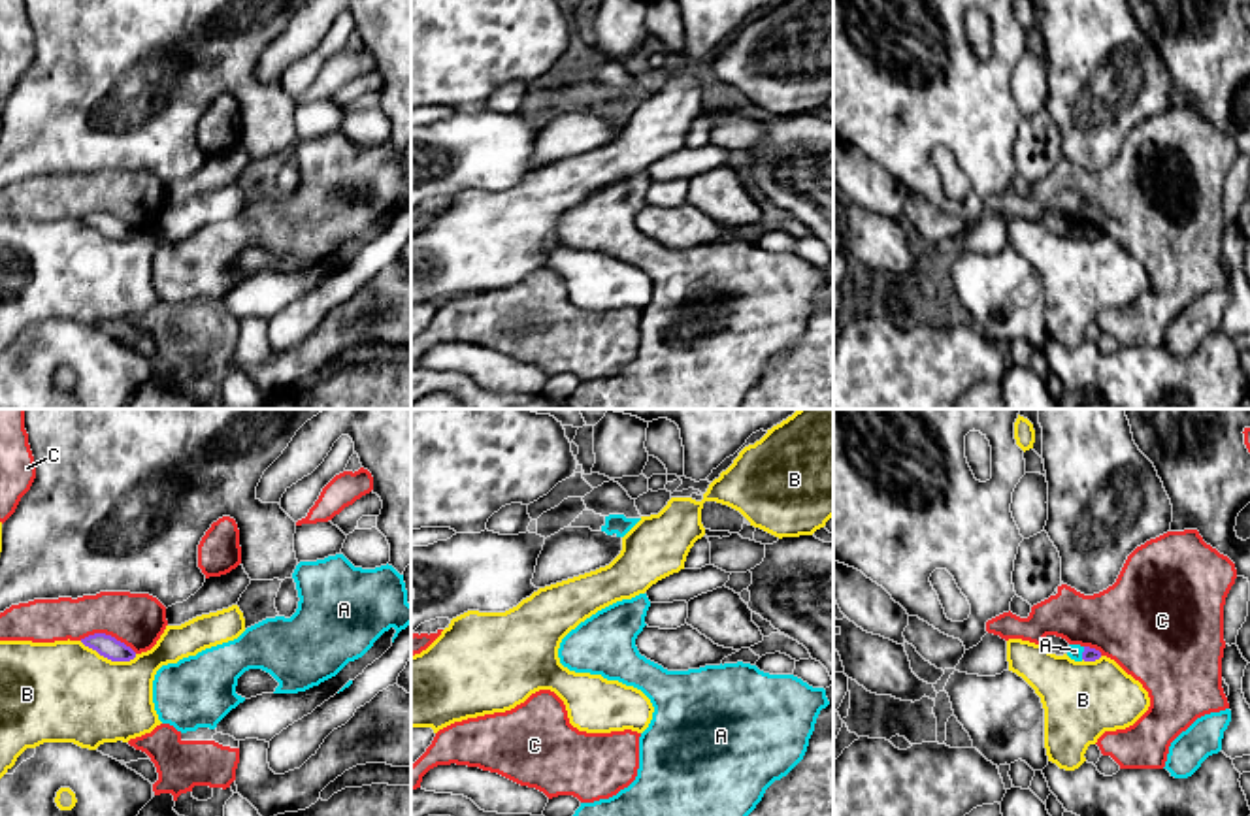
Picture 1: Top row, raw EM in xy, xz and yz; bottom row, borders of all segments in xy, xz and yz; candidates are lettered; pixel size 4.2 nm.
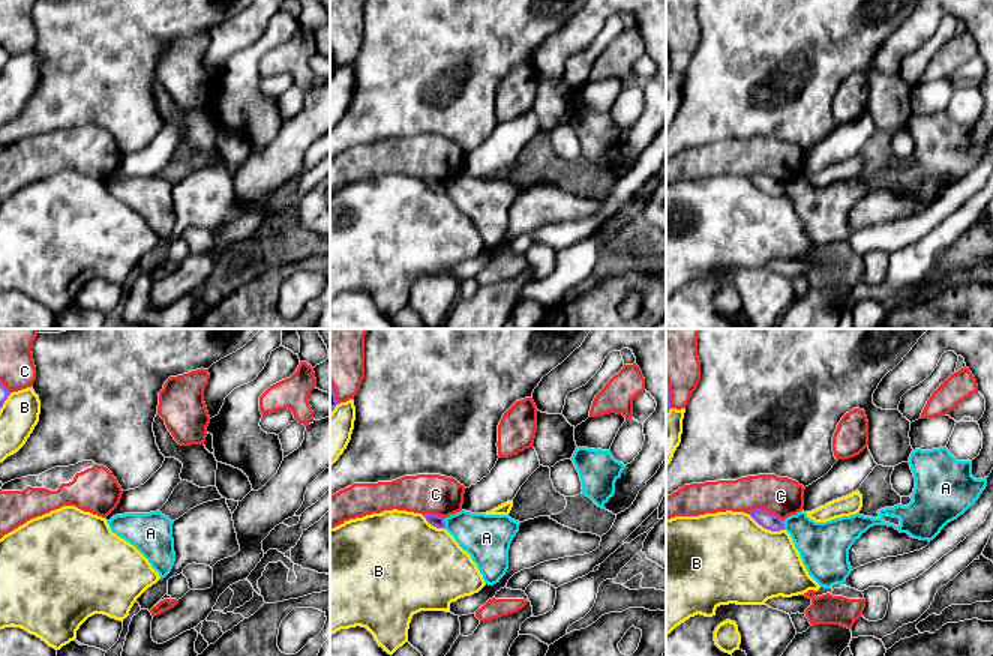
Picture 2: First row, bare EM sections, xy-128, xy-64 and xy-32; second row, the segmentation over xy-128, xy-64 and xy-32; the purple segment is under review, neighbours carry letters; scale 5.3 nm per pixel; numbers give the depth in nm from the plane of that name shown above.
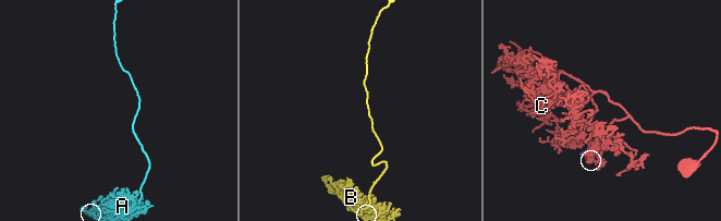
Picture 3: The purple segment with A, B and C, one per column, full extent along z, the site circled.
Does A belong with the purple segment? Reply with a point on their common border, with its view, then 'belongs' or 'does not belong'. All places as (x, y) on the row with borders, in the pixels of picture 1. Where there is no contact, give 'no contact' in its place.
meets purple in yz at (1083, 652); does not belong

